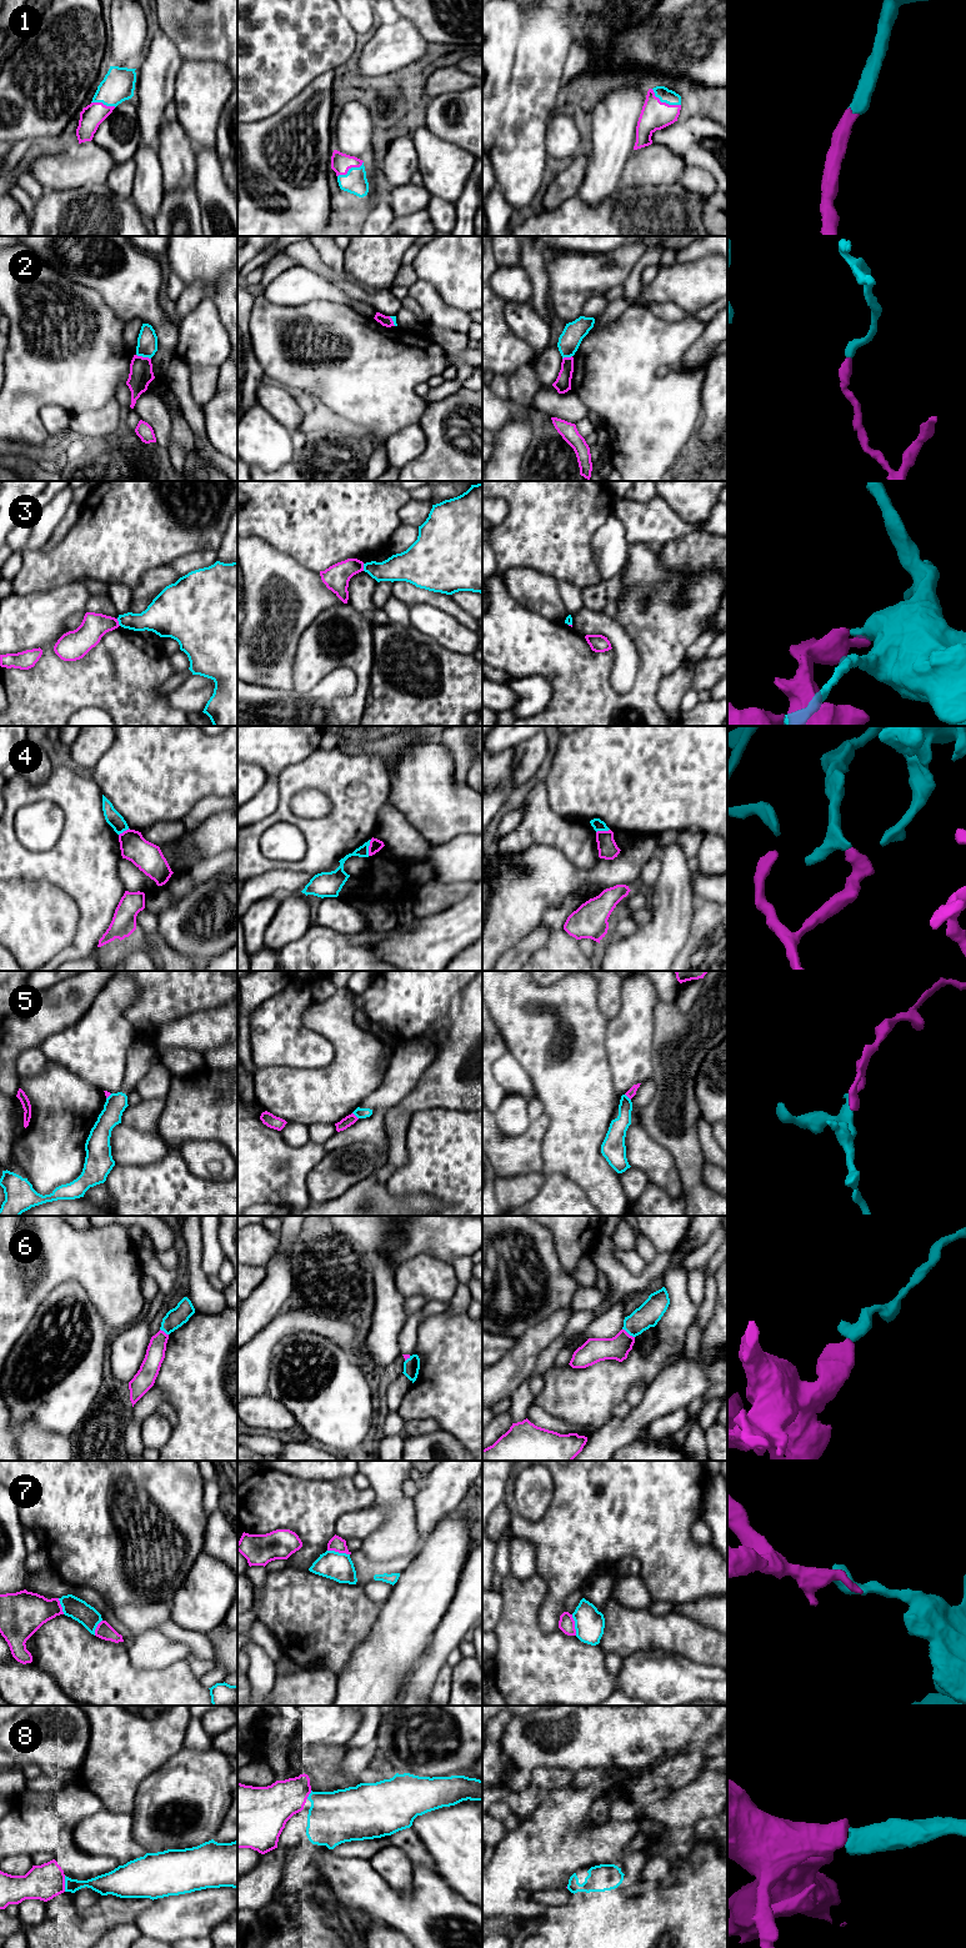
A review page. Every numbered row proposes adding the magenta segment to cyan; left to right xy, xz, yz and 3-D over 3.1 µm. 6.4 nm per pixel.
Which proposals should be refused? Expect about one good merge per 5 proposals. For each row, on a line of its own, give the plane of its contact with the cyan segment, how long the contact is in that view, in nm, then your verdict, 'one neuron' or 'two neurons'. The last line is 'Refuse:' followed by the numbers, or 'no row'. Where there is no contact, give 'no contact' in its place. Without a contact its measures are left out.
1: contact in yz; length 220 nm; one neuron
2: contact in xy; length 100 nm; two neurons
3: contact in xy; length 50 nm; two neurons
4: contact in xz; length 110 nm; two neurons
5: contact in xz; length 60 nm; two neurons
6: contact in yz; length 100 nm; two neurons
7: contact in xz; length 150 nm; two neurons
8: contact in xy; length 100 nm; one neuron
Refuse: 2, 3, 4, 5, 6, 7

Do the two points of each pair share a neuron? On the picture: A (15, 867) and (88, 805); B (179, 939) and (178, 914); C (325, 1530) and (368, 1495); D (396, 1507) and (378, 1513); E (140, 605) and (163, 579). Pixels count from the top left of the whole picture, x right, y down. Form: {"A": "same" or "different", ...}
{"A": "same", "B": "same", "C": "same", "D": "different", "E": "same"}

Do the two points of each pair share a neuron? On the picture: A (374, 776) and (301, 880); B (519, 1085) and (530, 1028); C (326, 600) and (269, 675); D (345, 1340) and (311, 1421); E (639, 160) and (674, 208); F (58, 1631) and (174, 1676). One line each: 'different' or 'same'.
A: different
B: different
C: same
D: different
E: different
F: same

